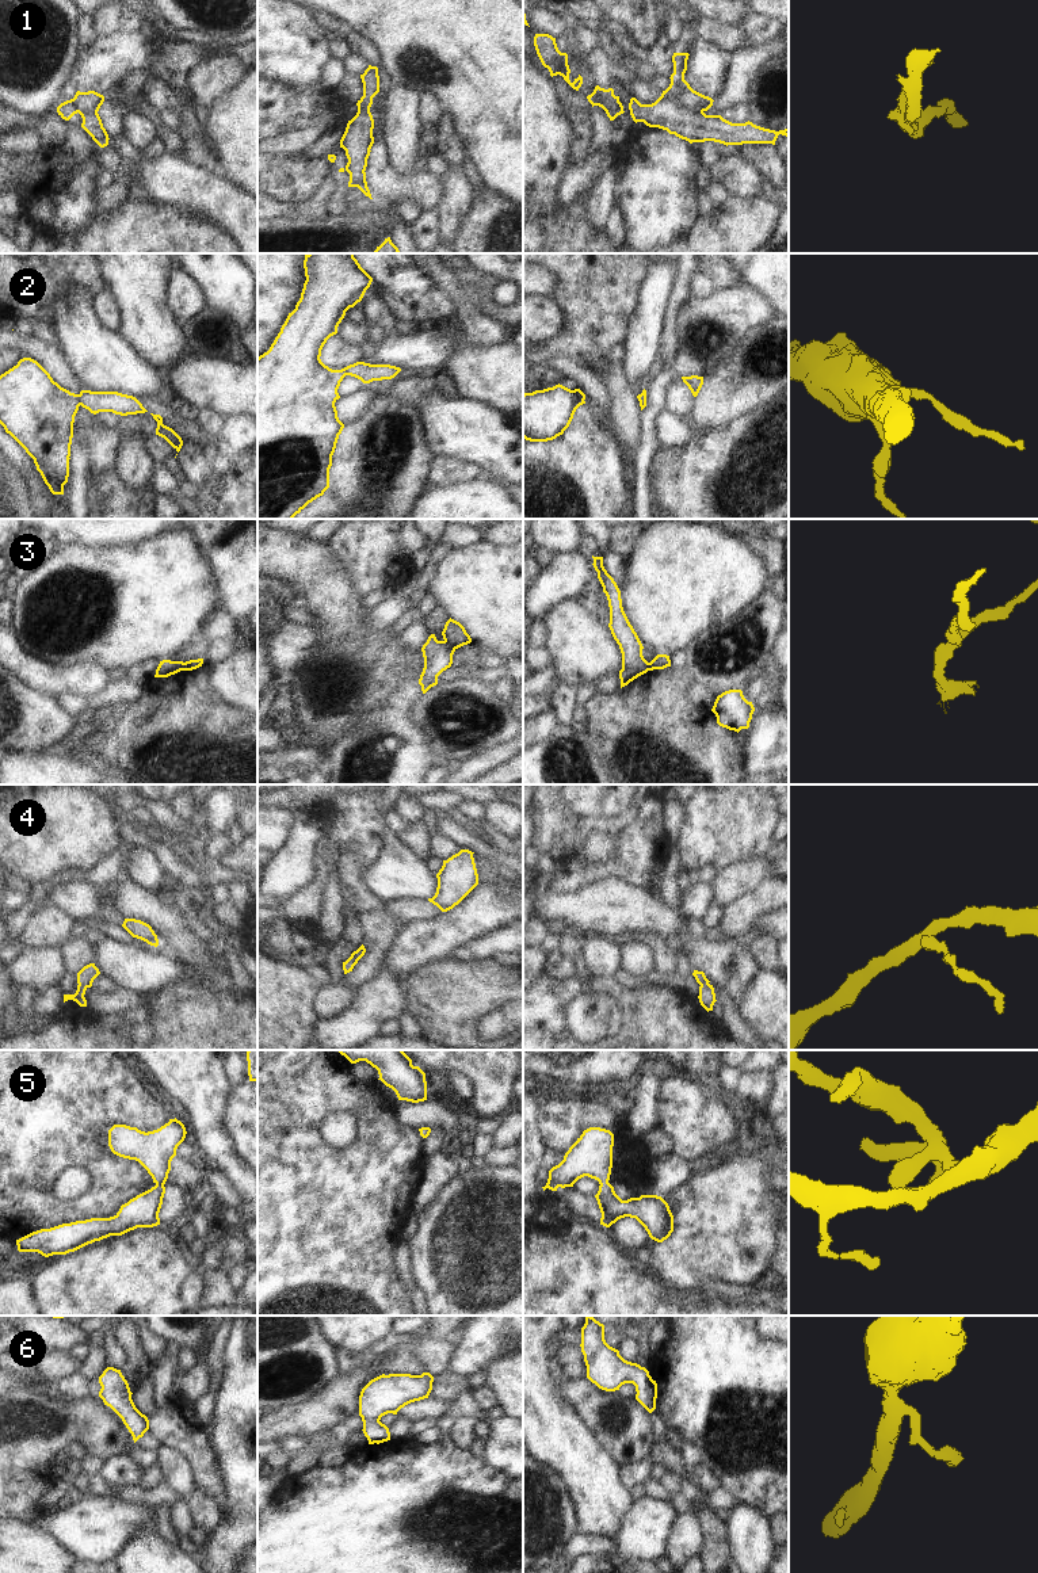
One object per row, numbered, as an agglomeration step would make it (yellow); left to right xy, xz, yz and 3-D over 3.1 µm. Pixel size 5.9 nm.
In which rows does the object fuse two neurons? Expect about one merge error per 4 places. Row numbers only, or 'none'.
2, 3.

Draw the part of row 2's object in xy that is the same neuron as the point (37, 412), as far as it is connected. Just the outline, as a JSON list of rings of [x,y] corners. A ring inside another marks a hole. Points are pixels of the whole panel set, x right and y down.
[[[23,358],[0,375],[0,424],[34,459],[53,495],[64,495],[79,394],[53,381],[34,359]]]

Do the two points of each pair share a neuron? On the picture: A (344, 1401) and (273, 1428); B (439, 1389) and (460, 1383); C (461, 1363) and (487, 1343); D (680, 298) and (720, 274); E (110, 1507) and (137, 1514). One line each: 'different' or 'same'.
A: same
B: same
C: same
D: different
E: same

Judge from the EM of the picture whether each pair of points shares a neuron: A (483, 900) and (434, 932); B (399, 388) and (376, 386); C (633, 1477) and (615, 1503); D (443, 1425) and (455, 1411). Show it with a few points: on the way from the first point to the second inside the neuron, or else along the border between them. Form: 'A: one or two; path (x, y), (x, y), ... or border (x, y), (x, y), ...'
A: one; path (470, 912), (454, 928), (446, 932)
B: two; border (388, 389), (385, 394)
C: two; border (619, 1466), (619, 1480), (629, 1489)
D: two; border (446, 1416), (455, 1420)

